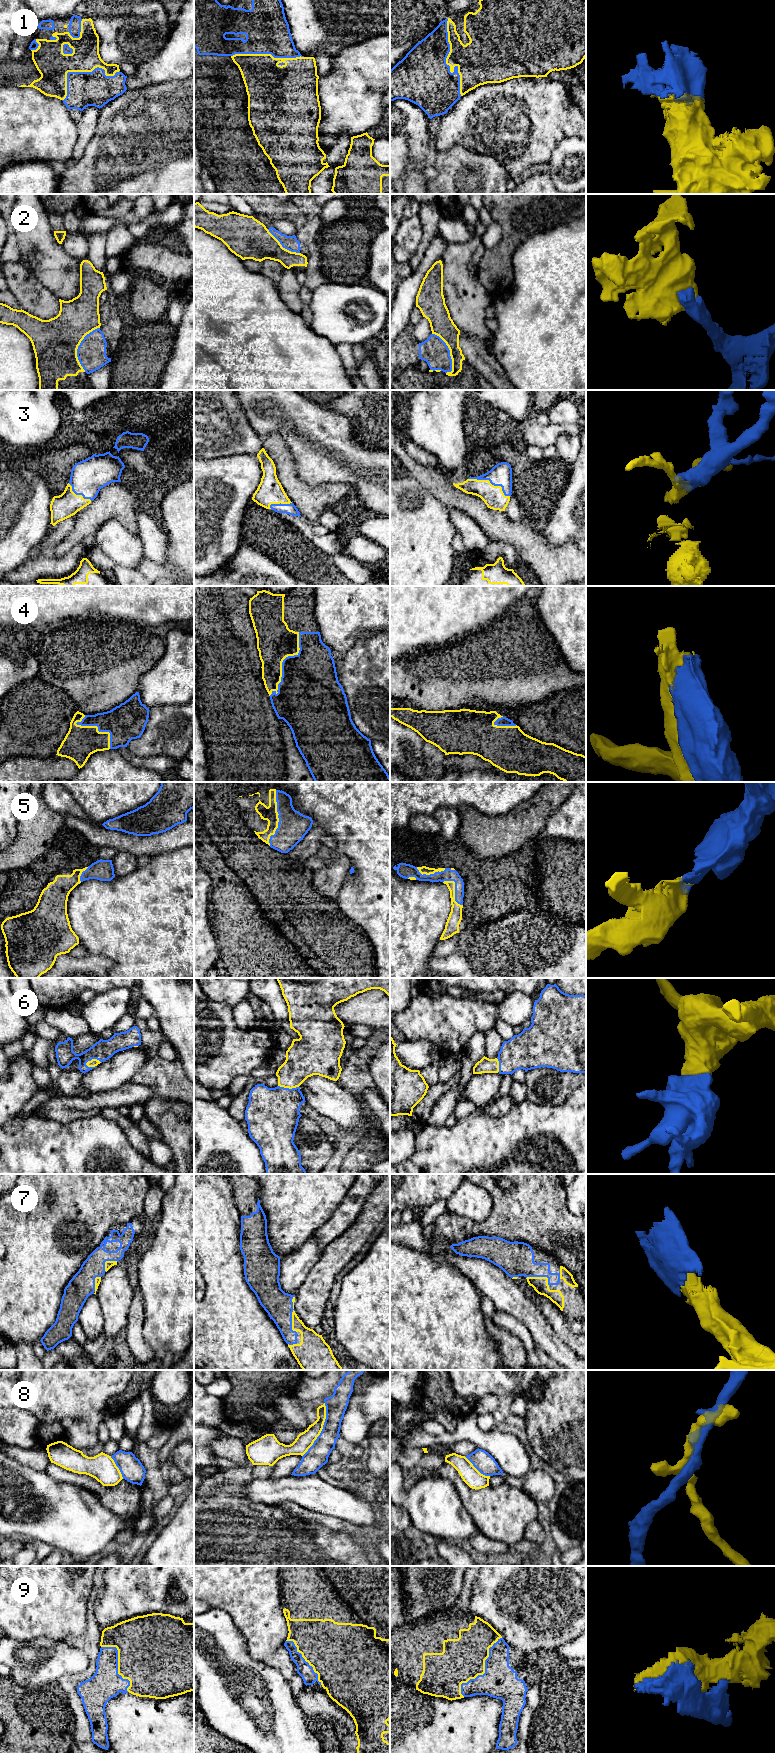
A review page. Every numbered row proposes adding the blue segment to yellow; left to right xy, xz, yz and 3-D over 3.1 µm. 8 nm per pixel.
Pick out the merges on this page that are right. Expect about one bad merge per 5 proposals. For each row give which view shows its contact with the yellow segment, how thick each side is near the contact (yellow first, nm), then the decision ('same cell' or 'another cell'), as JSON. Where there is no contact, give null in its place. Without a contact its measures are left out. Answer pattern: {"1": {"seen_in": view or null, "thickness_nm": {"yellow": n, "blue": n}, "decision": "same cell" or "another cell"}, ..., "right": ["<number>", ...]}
{"1": {"seen_in": "yz", "thickness_nm": {"yellow": 340, "blue": 440}, "decision": "same cell"}, "2": {"seen_in": "xy", "thickness_nm": {"yellow": 360, "blue": 240}, "decision": "another cell"}, "3": {"seen_in": "yz", "thickness_nm": {"yellow": 170, "blue": 180}, "decision": "same cell"}, "4": {"seen_in": "xz", "thickness_nm": {"yellow": 300, "blue": 420}, "decision": "another cell"}, "5": {"seen_in": "xz", "thickness_nm": {"yellow": 120, "blue": 240}, "decision": "same cell"}, "6": {"seen_in": "xy", "thickness_nm": {"yellow": 60, "blue": 160}, "decision": "same cell"}, "7": {"seen_in": "xz", "thickness_nm": {"yellow": 160, "blue": 220}, "decision": "same cell"}, "8": {"seen_in": "xz", "thickness_nm": {"yellow": 140, "blue": 180}, "decision": "another cell"}, "9": {"seen_in": "yz", "thickness_nm": {"yellow": 340, "blue": 280}, "decision": "same cell"}, "right": ["1", "3", "5", "6", "7", "9"]}

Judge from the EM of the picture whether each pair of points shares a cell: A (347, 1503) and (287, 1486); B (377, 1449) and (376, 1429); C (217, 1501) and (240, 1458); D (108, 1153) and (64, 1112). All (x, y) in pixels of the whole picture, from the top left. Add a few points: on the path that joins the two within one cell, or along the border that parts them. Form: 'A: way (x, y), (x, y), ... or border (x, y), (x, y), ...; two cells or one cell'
A: way (332, 1501), (310, 1491), (302, 1490); one cell
B: border (369, 1431), (372, 1434), (379, 1435); two cells
C: border (251, 1463), (237, 1465); two cells
D: border (97, 1114), (78, 1117), (69, 1122), (51, 1119); two cells

